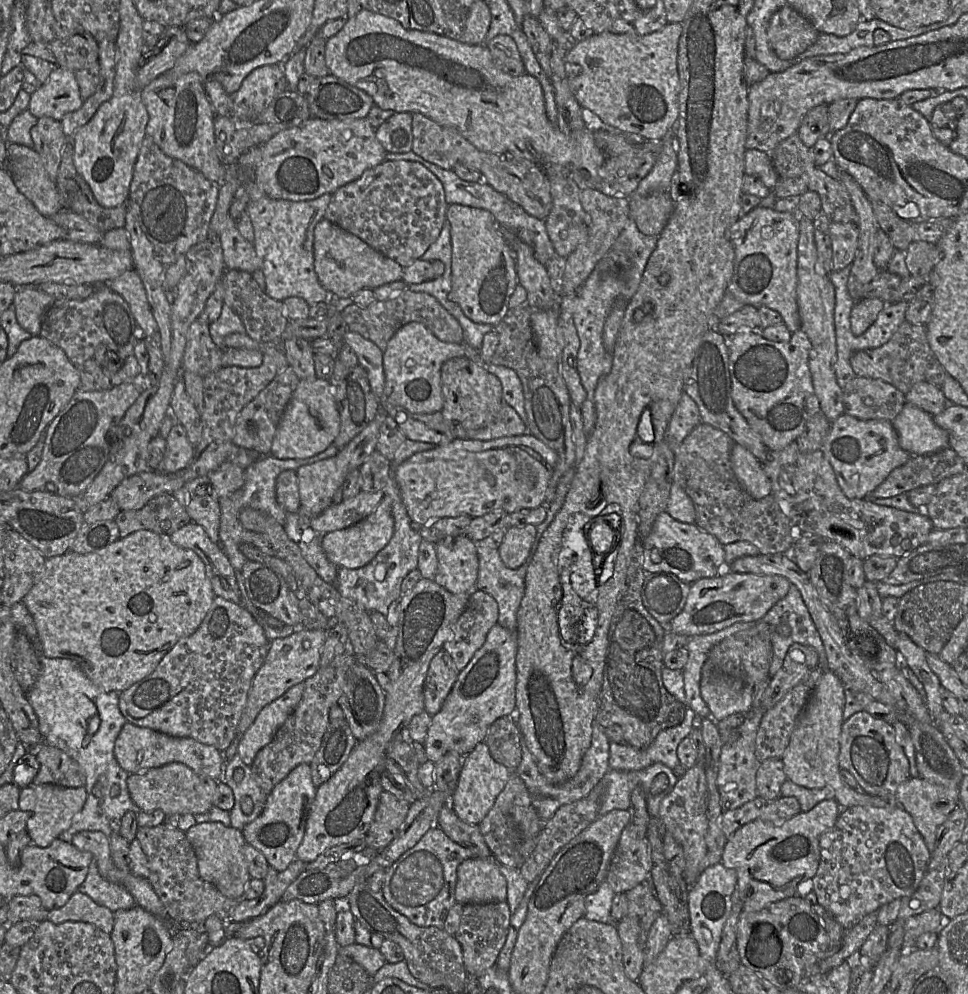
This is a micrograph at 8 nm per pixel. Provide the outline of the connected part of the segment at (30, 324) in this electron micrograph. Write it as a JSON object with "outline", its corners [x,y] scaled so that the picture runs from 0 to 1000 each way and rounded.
{"outline":[[[38,288],[19,289],[13,306],[21,328],[33,338],[40,338],[44,319],[57,302]]]}

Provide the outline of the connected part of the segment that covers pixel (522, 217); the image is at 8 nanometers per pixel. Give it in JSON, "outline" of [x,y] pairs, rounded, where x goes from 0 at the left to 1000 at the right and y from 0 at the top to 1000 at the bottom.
{"outline":[[[427,152],[419,154],[400,154],[398,160],[420,161],[435,164],[442,171],[444,171],[457,184],[460,194],[460,201],[463,206],[476,205],[504,211],[510,217],[519,230],[527,231],[532,237],[537,239],[551,251],[553,260],[559,266],[564,267],[570,258],[574,256],[565,234],[562,221],[546,216],[538,207],[526,200],[521,195],[511,191],[499,180],[495,182],[480,182],[476,180],[467,170],[458,170],[450,165],[437,160]]]}

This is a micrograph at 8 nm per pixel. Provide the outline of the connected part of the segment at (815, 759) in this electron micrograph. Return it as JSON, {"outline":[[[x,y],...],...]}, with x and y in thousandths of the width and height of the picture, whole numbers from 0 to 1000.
{"outline":[[[852,674],[850,676],[831,713],[823,722],[814,752],[807,763],[810,769],[810,777],[814,784],[825,791],[837,794],[860,792],[864,806],[871,812],[916,812],[926,808],[924,804],[886,798],[869,783],[867,757],[872,727],[873,694],[871,686],[861,675]]]}

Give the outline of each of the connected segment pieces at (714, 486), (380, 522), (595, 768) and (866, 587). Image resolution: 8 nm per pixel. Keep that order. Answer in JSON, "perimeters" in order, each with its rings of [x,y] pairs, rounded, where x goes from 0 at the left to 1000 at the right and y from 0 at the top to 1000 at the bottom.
{"perimeters":[[[[728,426],[721,427],[708,440],[697,457],[695,485],[702,488],[716,504],[720,529],[741,541],[747,549],[761,544],[773,544],[780,548],[786,557],[816,557],[822,532],[817,528],[799,497],[782,503],[768,492],[755,467],[758,446],[756,441],[747,434]]],[[[395,501],[387,513],[375,523],[358,531],[349,532],[336,537],[333,551],[339,563],[348,570],[361,572],[373,571],[382,566],[404,543],[407,536],[404,502]]],[[[614,726],[611,749],[603,759],[600,771],[593,782],[581,789],[570,789],[558,778],[554,770],[552,761],[546,756],[540,741],[539,765],[534,774],[534,780],[541,786],[546,798],[550,801],[550,809],[560,827],[569,824],[574,816],[584,809],[589,809],[604,803],[610,796],[622,785],[629,773],[630,745],[625,737],[625,732]]],[[[894,584],[885,594],[886,617],[914,643],[916,648],[926,652],[928,637],[920,625],[911,617],[911,601],[908,599],[905,588]]]]}

